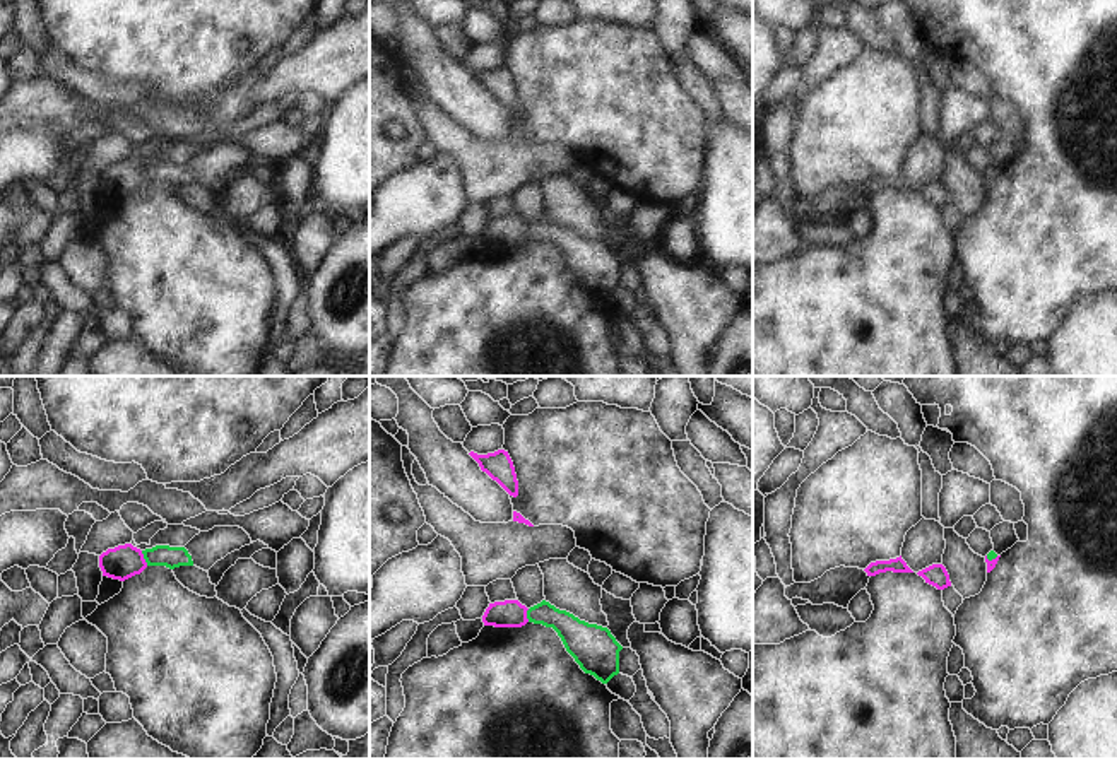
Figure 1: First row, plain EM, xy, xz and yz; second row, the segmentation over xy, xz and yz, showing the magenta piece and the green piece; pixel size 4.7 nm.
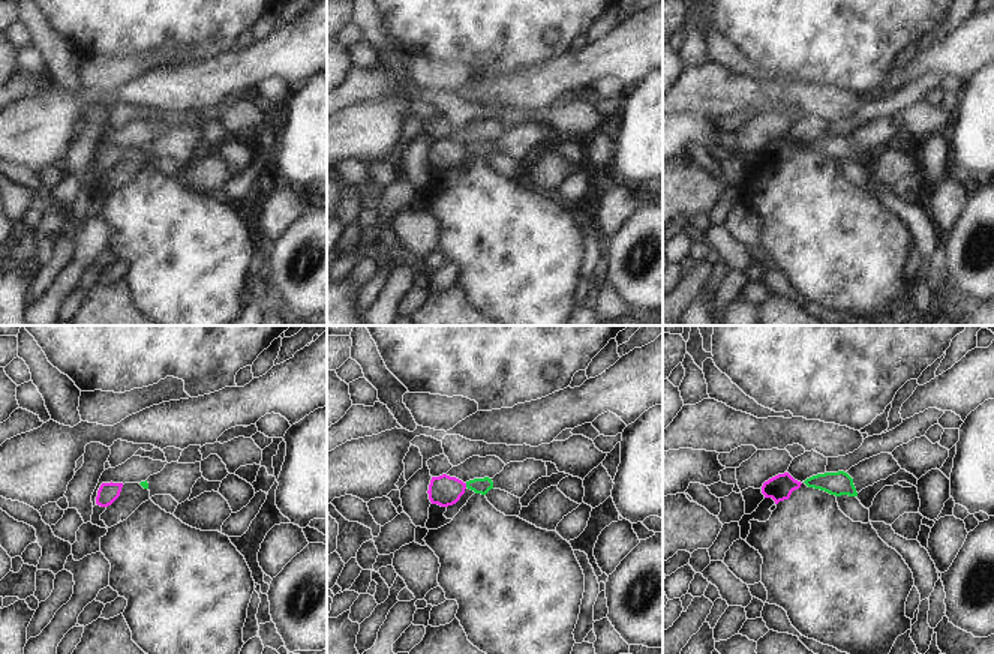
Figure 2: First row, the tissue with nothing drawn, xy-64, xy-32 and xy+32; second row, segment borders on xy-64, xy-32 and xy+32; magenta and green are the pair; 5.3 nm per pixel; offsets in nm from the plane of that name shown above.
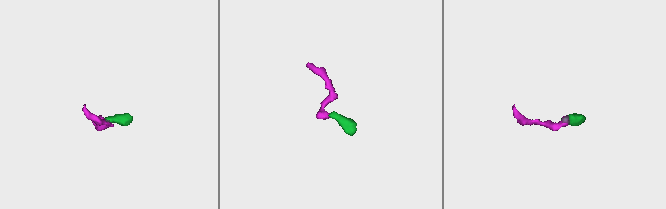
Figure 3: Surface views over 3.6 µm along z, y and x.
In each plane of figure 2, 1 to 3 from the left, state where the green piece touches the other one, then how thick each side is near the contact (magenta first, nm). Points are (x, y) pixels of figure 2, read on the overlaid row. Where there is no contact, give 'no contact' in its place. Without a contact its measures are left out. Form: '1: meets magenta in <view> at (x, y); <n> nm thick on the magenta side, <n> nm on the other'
1: no contact
2: meets magenta in xy-32 at (465, 485); 160 nm thick on the magenta side, 80 nm on the other
3: no contact

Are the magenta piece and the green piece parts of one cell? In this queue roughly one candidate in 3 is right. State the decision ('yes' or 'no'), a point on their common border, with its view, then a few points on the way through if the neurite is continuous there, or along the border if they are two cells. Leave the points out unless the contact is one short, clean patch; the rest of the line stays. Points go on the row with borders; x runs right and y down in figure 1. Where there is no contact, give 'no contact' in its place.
yes; meets magenta in xy at (142, 558); runs through xy (124, 561), (142, 558), (171, 558)

